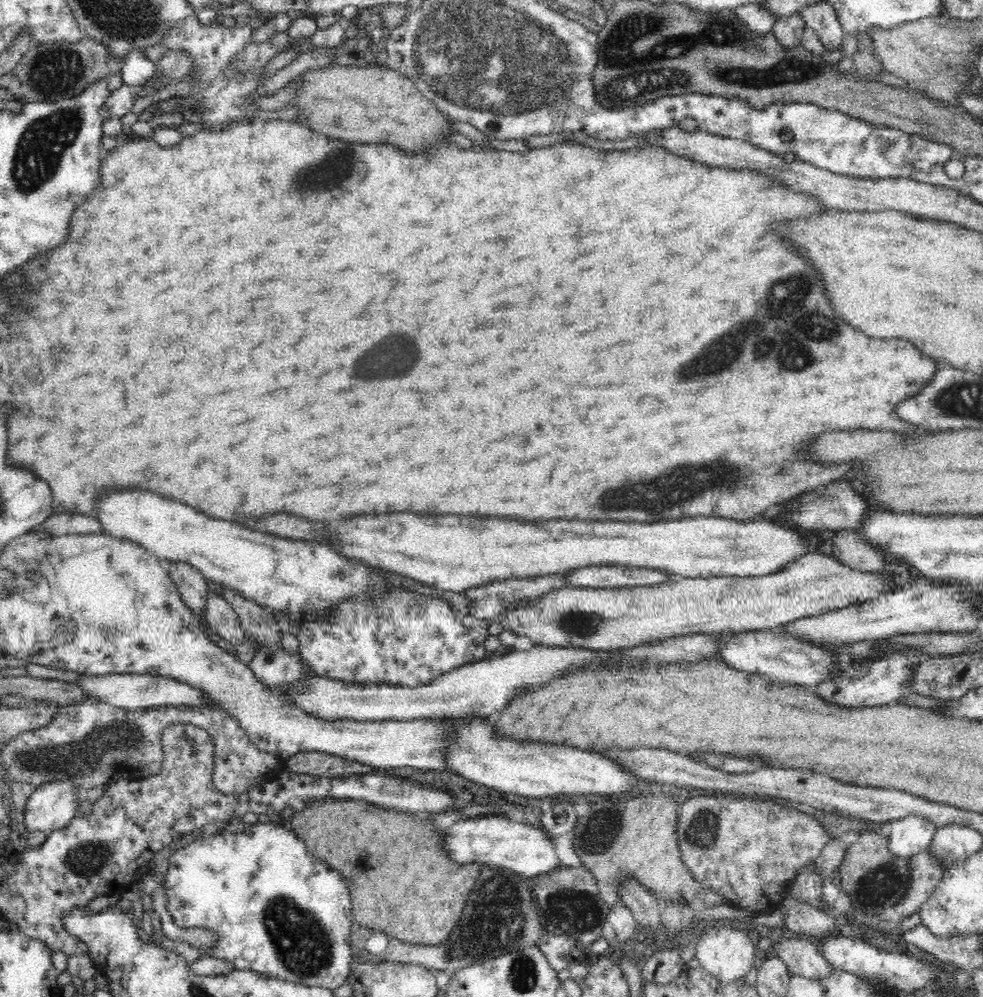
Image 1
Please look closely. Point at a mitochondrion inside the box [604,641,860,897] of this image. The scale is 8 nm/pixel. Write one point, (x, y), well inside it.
(705, 828)

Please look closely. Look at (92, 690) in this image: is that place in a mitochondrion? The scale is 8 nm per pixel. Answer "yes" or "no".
no

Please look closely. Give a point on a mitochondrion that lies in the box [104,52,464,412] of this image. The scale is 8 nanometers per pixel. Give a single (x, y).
(330, 171)

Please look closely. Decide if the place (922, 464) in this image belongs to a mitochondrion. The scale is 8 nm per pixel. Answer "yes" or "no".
no

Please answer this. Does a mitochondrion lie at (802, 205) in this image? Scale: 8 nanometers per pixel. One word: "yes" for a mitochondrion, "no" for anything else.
no

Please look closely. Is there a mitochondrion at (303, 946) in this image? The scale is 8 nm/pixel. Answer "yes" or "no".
yes

